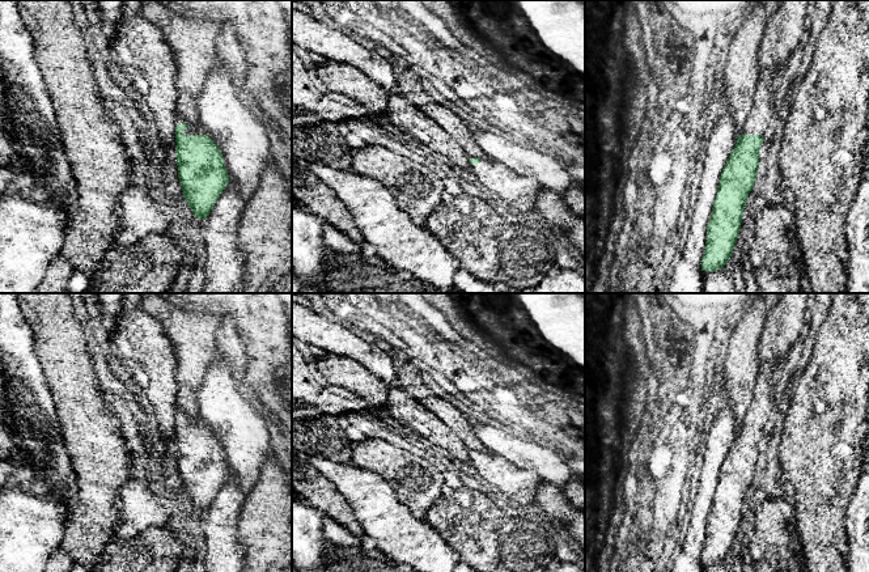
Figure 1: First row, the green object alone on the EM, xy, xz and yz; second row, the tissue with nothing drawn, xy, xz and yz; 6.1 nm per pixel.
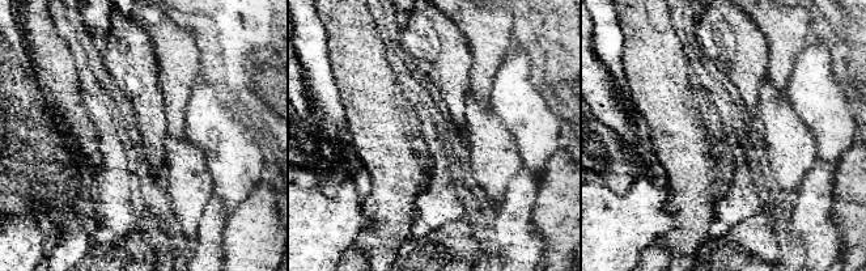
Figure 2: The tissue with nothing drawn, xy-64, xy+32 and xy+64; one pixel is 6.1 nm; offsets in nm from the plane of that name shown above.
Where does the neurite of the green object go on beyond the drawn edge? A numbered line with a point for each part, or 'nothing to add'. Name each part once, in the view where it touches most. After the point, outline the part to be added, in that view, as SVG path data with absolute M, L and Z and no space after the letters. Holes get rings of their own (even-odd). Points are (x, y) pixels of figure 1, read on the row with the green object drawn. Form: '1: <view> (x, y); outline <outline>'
1: xy (194, 128); outline M198 122L188 124L188 127L183 131L185 135L205 135L204 130L199 126Z

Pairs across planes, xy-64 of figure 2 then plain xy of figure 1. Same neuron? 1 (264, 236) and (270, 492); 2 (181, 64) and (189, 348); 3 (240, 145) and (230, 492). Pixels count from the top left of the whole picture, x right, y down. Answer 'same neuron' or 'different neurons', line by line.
1: same neuron
2: same neuron
3: different neurons

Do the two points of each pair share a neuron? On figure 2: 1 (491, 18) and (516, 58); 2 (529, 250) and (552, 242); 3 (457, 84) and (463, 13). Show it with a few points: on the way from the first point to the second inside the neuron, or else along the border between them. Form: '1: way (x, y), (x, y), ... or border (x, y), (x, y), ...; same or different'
1: border (509, 49), (495, 77); different
2: border (531, 217), (534, 232), (540, 240), (540, 257); different
3: border (444, 13), (465, 37), (472, 62); different

